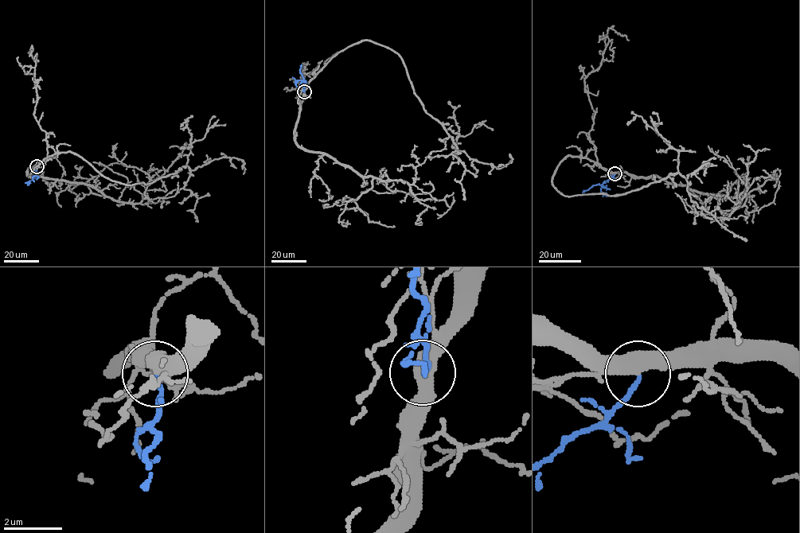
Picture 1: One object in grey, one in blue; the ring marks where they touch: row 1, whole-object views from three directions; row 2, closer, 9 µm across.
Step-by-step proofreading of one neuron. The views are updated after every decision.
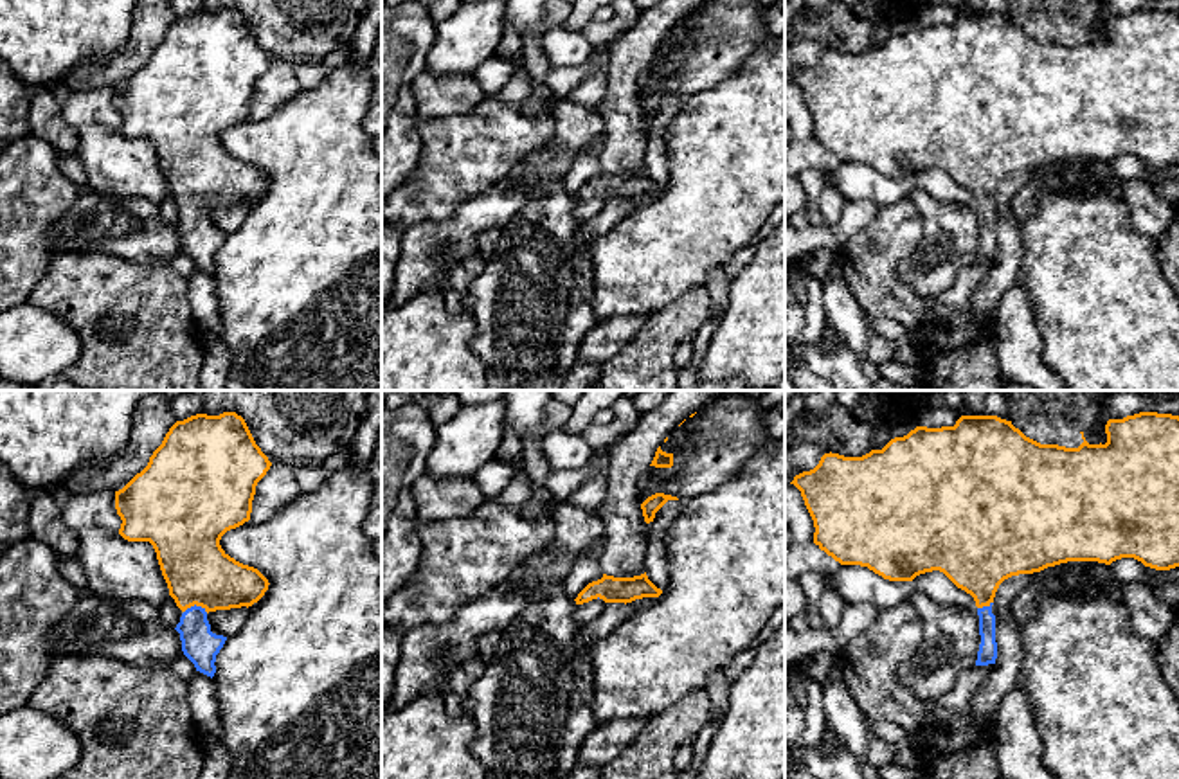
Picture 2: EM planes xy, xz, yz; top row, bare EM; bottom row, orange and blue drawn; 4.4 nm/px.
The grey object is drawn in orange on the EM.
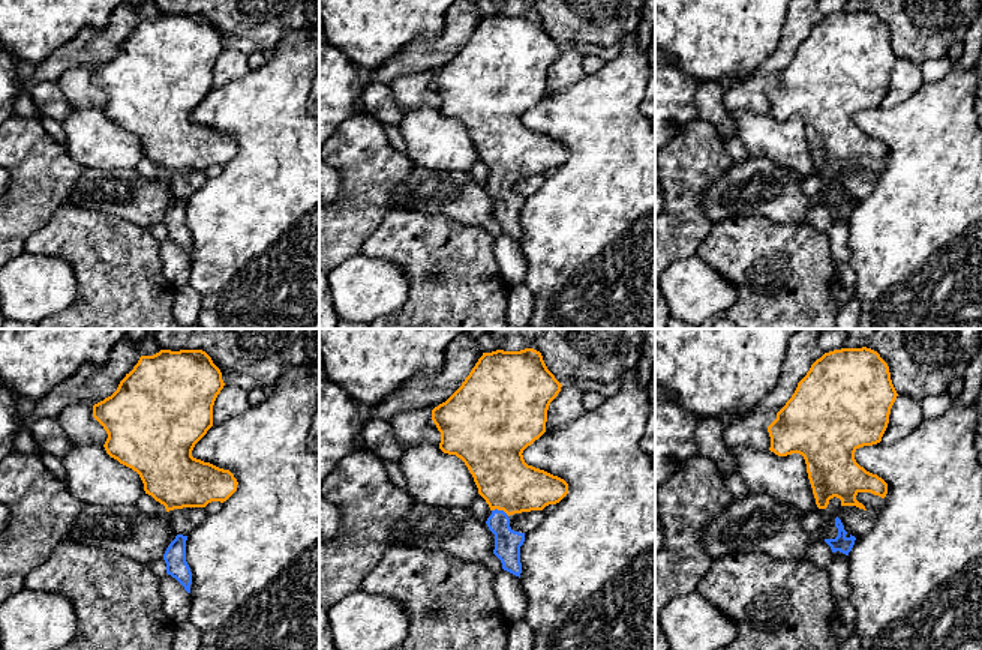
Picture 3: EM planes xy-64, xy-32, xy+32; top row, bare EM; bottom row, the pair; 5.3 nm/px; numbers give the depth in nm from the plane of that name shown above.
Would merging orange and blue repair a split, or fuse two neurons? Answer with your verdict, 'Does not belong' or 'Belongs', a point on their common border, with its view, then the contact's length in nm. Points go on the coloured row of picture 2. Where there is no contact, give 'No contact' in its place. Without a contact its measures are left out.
Belongs. Touches orange at xy (197, 605). Shared border 110 nm

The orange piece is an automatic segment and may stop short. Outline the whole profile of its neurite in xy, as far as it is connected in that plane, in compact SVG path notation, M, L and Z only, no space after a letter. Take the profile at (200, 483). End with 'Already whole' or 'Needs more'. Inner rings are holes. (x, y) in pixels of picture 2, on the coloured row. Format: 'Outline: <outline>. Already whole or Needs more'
Outline: M196 414L176 421L148 466L115 491L115 509L122 520L119 534L128 542L153 545L169 595L184 612L175 628L180 633L182 651L196 671L211 678L227 637L211 631L207 613L248 608L270 585L257 569L236 561L220 545L227 531L250 520L256 486L270 466L241 416Z. Needs more

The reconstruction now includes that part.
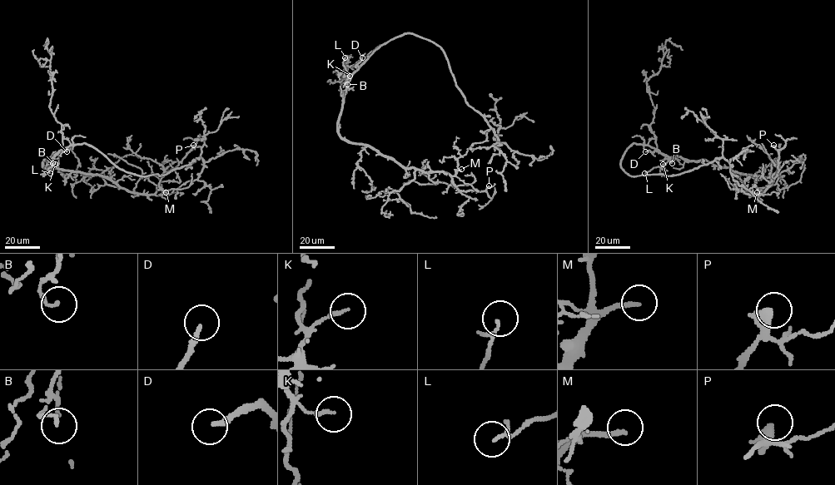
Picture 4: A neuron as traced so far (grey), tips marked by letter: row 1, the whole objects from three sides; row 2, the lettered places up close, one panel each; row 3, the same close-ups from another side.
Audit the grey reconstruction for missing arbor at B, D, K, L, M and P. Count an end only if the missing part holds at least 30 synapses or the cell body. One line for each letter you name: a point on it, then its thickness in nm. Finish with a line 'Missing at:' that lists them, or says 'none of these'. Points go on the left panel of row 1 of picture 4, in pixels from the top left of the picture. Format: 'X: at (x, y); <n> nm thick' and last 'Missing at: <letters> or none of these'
D: at (67, 151); 200 nm thick
M: at (166, 192); 200 nm thick
P: at (193, 145); 320 nm thick
Missing at: D, M, P

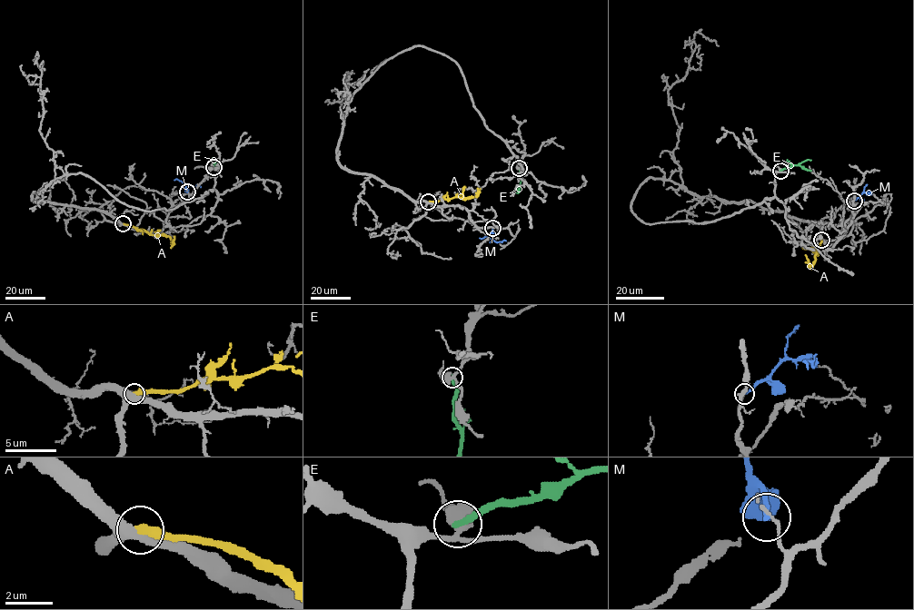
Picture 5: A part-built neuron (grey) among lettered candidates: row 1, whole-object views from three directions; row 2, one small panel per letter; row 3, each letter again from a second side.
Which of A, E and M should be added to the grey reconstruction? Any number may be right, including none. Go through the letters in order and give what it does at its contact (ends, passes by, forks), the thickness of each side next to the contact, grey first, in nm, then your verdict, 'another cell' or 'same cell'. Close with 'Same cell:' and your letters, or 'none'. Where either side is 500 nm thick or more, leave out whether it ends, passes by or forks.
A: it ends there; 440 nm thick on the grey side, 440 nm on the other; another cell
E: it ends there; 360 nm thick on the grey side, 300 nm on the other; another cell
M: it ends there; 150 nm thick on the grey side, 200 nm on the other; another cell
Same cell: none

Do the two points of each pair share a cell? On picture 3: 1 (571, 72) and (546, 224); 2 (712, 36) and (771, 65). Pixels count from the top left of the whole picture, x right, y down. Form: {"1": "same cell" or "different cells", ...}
{"1": "different cells", "2": "different cells"}

